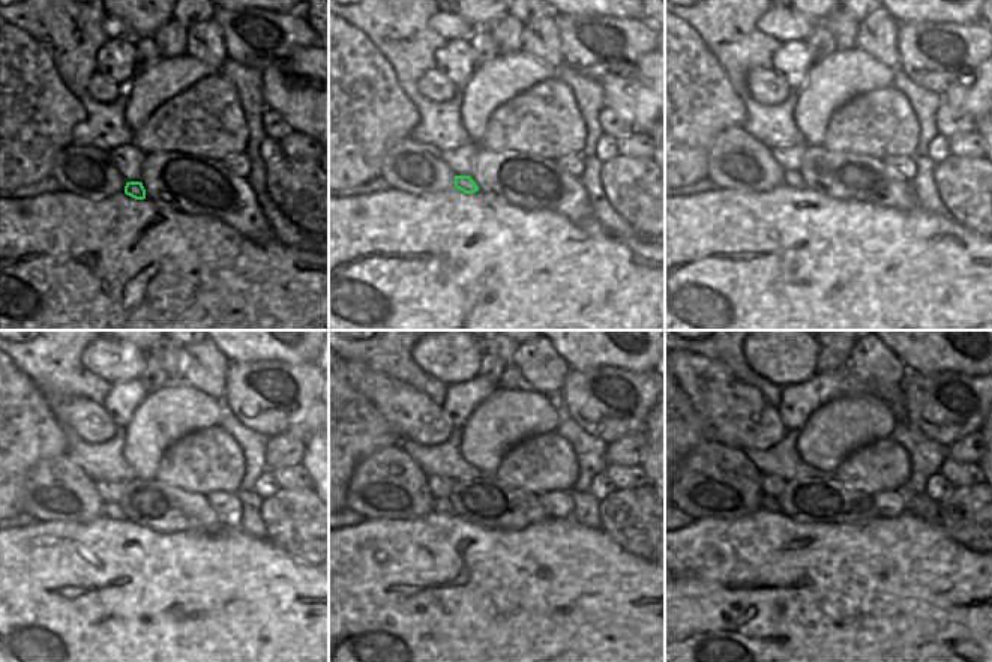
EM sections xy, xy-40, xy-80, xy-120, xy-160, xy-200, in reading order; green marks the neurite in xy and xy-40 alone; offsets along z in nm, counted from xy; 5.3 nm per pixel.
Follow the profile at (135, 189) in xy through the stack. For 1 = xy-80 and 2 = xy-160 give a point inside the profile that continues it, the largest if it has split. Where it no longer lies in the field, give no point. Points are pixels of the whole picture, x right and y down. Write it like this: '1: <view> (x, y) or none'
1: xy-80 (793, 179)
2: xy-160 (444, 506)

